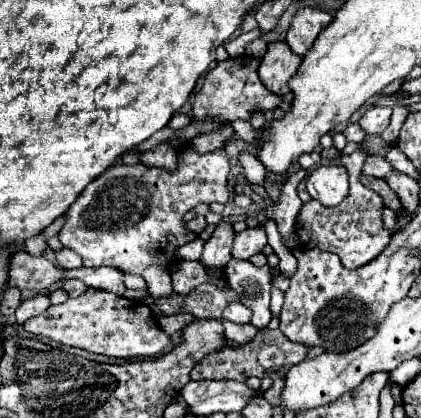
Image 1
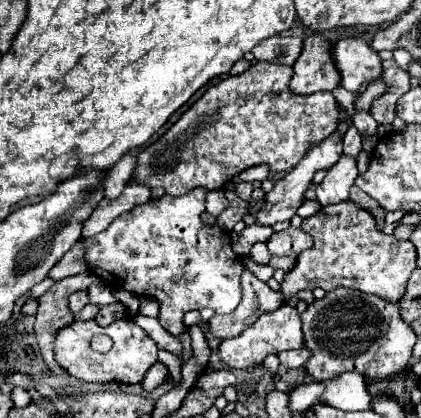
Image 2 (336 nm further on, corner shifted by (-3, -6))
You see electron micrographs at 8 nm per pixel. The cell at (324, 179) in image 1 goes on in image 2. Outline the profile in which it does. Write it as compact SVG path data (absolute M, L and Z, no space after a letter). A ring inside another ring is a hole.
M342 155L328 171L324 181L316 187L316 199L322 205L330 205L330 203L342 203L348 199L350 187L354 185L358 177L358 169L356 169L356 159Z

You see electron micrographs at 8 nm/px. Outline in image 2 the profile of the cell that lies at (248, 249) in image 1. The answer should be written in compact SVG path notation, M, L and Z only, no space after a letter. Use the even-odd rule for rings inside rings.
M288 227L280 233L272 233L268 239L268 251L272 255L290 255L290 257L298 257L300 251L312 247L312 237L300 229Z

